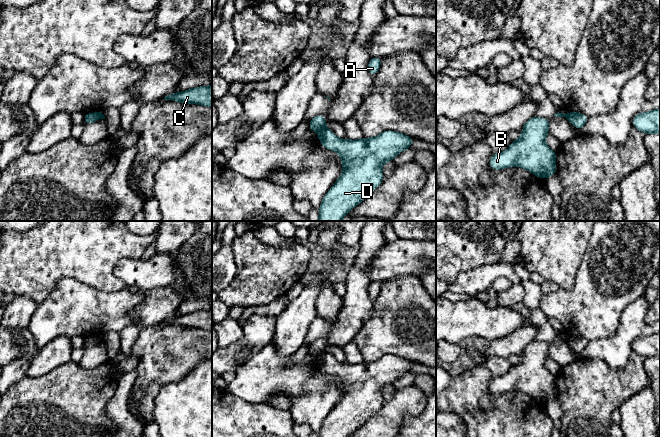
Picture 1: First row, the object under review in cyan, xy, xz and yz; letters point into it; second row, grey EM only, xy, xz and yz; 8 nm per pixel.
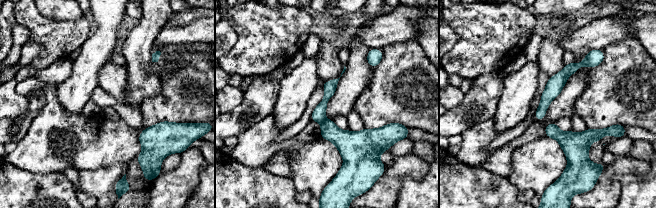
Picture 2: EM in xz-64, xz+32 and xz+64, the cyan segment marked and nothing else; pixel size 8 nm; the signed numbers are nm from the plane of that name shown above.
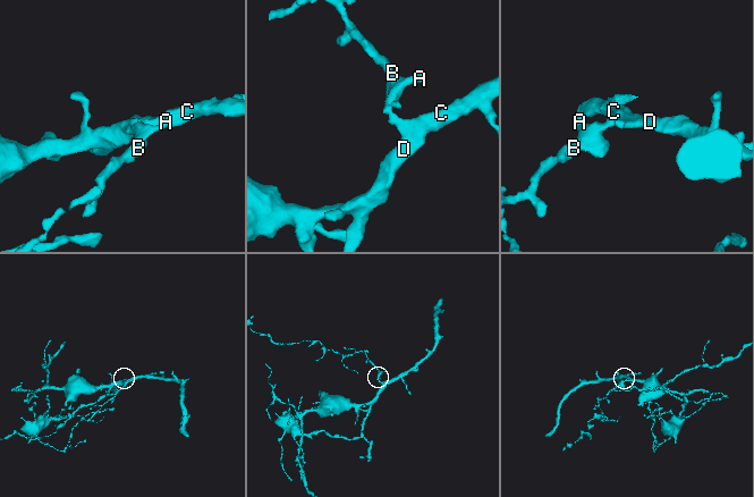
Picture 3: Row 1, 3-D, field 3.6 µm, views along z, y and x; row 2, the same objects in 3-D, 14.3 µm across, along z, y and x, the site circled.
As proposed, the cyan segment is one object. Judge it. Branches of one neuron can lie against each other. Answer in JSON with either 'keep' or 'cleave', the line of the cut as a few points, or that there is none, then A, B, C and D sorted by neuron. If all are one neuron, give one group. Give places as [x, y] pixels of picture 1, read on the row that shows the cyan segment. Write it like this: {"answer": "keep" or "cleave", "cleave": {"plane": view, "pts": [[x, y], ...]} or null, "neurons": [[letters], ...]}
{"answer": "cleave", "cleave": {"plane": "xz", "pts": [[324, 126], [318, 131]]}, "neurons": [["A", "B"], ["C", "D"]]}

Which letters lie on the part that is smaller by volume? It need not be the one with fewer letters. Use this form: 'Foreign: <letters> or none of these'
Foreign: A, B

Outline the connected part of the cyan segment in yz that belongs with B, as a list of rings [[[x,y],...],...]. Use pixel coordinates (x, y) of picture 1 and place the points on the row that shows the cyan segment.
[[[533,116],[522,126],[523,132],[518,140],[512,141],[506,151],[491,156],[489,167],[494,170],[500,170],[519,166],[544,180],[555,174],[556,151],[551,150],[545,143],[545,138],[549,134],[549,122],[549,119]]]

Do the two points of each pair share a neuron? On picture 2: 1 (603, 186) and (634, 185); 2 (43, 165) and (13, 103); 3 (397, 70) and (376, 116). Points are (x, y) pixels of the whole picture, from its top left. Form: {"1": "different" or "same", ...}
{"1": "different", "2": "different", "3": "same"}

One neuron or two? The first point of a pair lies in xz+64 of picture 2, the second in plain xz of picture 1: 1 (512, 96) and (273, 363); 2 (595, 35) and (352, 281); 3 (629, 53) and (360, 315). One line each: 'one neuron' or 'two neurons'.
1: two neurons
2: two neurons
3: two neurons

